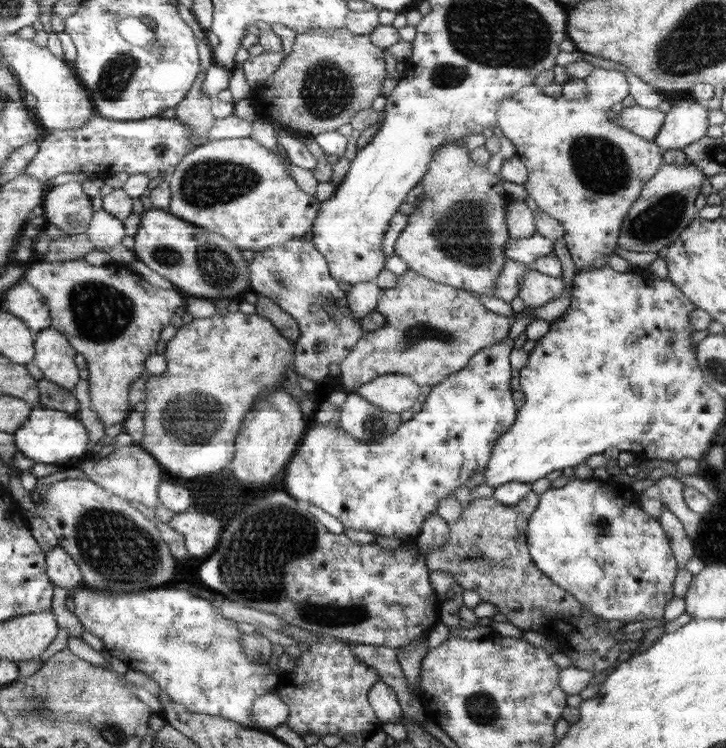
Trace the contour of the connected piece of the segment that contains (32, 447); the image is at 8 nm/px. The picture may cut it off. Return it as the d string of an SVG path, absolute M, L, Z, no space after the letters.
M44 406L33 408L26 422L13 434L16 450L30 460L41 464L68 465L74 458L82 458L88 448L89 434L75 415L62 409L51 409Z

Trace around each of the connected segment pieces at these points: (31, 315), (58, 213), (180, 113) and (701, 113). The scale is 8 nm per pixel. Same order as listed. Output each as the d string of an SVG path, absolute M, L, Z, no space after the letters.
M22 278L5 289L6 300L2 302L1 307L6 309L6 312L14 313L35 335L40 330L51 327L49 304L37 288Z
M74 181L50 185L42 208L45 223L55 224L68 235L84 234L93 215L91 198Z
M199 77L183 103L176 107L175 119L189 128L191 136L205 138L215 120L211 112L213 103L214 99L203 91L203 78Z
M680 96L669 100L672 108L665 114L654 143L662 150L681 150L706 134L710 110L693 97Z

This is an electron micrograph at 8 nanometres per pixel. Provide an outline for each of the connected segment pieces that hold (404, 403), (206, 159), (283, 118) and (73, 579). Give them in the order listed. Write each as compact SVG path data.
M390 374L362 385L356 394L386 412L400 414L416 404L416 398L420 396L420 385L410 376Z
M252 137L208 141L190 149L186 153L186 156L184 156L184 158L176 165L174 172L166 178L166 183L171 187L172 192L172 200L170 201L168 210L171 213L174 213L174 216L181 217L181 219L185 221L190 221L190 224L198 225L210 232L215 232L219 235L228 237L242 250L253 250L254 252L262 251L274 247L275 244L278 245L289 242L290 239L303 238L304 234L306 234L308 230L311 230L312 222L317 218L322 202L318 201L316 196L310 196L310 194L306 194L306 192L299 188L296 180L292 178L287 163L288 160L283 151L268 150L268 148L262 146L259 142L256 142Z
M346 27L337 30L311 30L306 34L296 35L290 55L266 82L252 88L248 99L256 108L257 118L278 122L296 136L312 138L323 132L338 131L340 126L350 123L358 112L372 107L374 99L380 96L384 78L384 50L380 50L378 45L370 40L369 35L350 32Z
M56 545L46 552L49 579L62 588L74 588L82 584L82 575L75 560L61 547Z

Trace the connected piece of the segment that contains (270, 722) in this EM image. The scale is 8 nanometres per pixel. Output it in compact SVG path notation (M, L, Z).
M270 693L255 700L254 718L259 728L272 731L280 724L285 724L289 717L288 705L278 693Z

